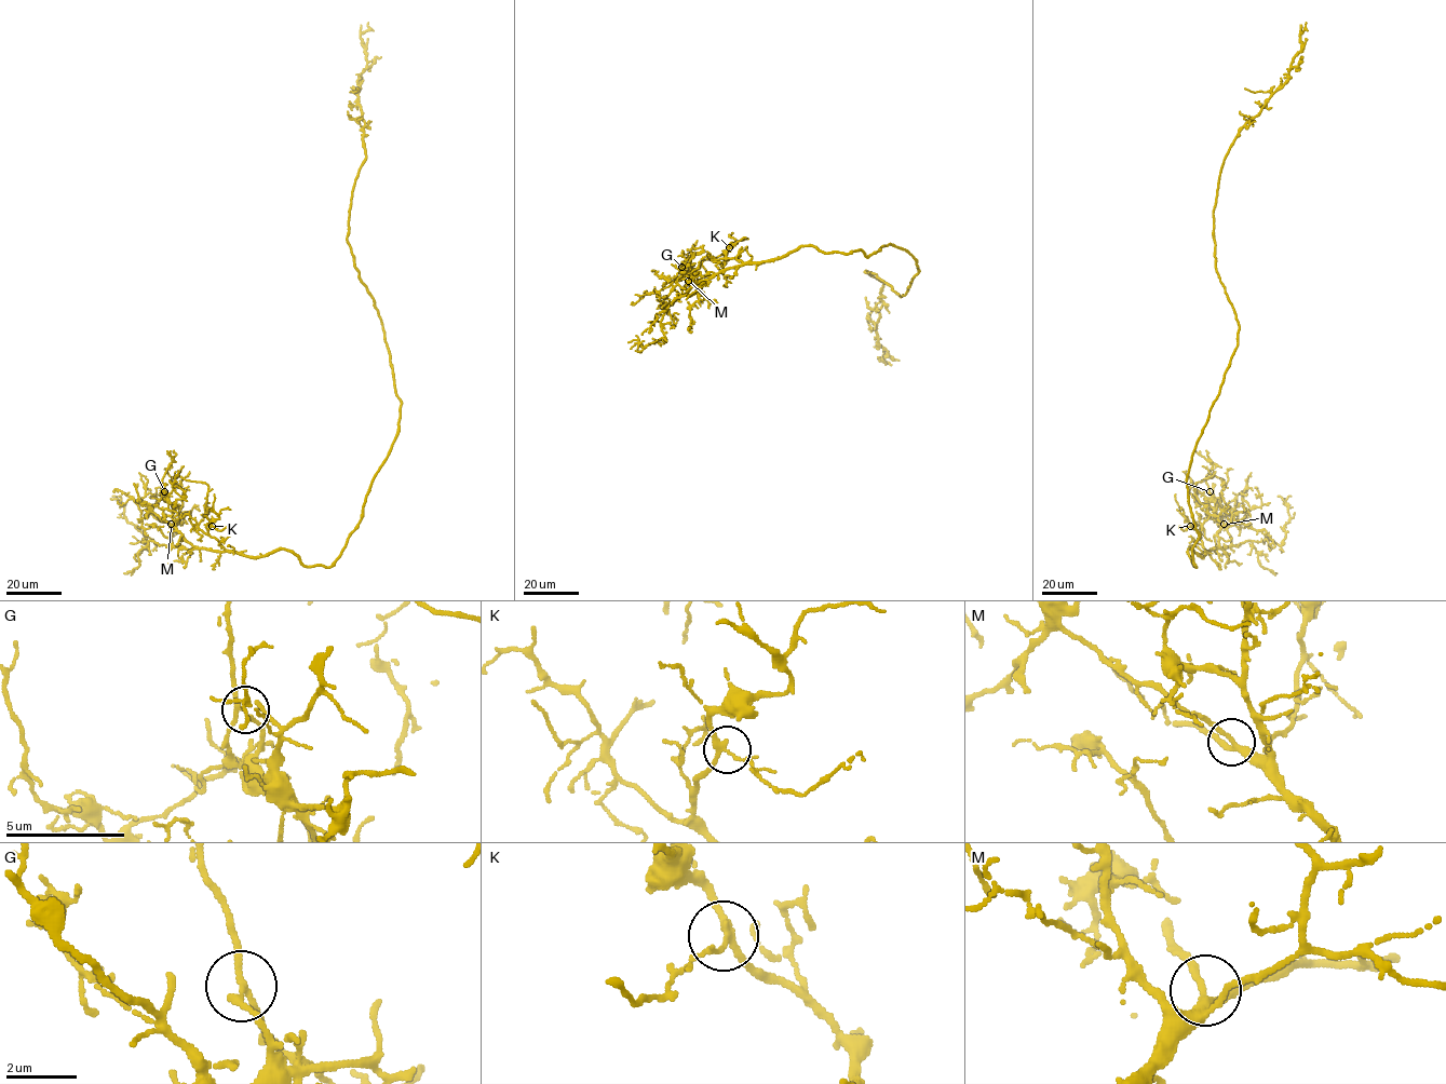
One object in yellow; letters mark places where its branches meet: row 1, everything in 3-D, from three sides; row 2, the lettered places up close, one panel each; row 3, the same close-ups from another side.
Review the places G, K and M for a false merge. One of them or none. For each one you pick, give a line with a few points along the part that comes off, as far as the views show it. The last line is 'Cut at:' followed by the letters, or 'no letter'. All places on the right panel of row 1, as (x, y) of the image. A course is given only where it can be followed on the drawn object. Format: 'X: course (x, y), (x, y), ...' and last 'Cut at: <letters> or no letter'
G: course (1208, 491), (1213, 498), (1220, 500), (1222, 510), (1240, 522)
Cut at: G

